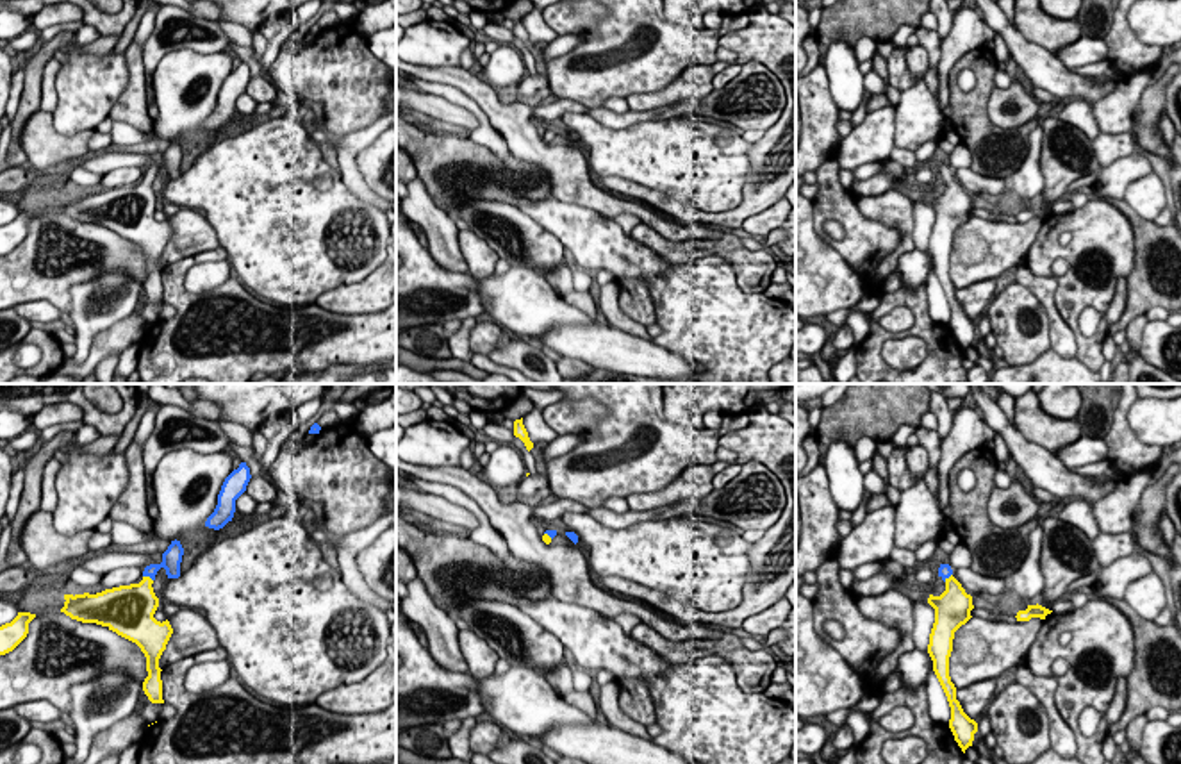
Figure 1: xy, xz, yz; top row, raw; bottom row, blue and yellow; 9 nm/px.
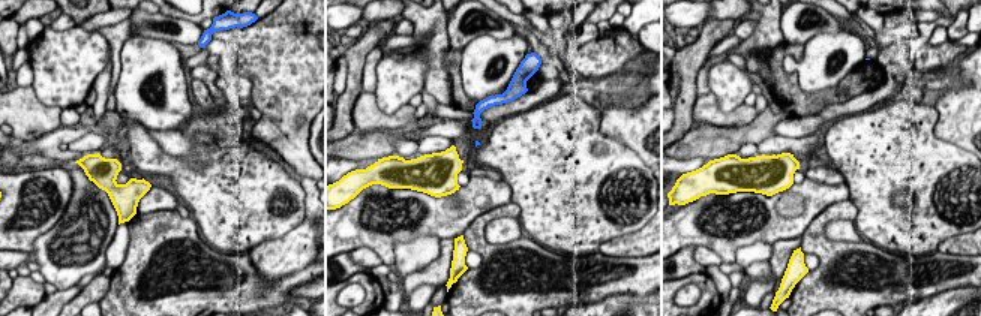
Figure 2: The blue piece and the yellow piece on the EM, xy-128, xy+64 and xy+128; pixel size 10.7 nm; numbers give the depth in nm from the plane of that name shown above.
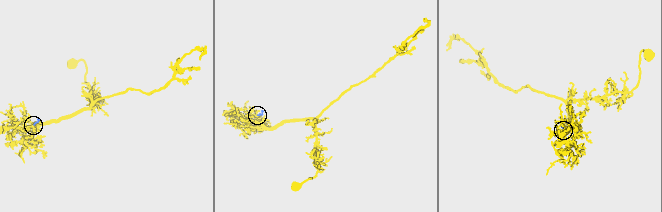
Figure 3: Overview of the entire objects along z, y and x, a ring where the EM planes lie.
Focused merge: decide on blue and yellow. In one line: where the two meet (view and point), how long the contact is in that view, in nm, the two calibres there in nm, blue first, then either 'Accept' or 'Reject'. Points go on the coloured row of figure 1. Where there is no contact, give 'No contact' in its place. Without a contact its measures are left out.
Touches blue at xy (148, 575). Shared border 110 nm. Thickness 160 nm (blue) against 320 nm. Accept

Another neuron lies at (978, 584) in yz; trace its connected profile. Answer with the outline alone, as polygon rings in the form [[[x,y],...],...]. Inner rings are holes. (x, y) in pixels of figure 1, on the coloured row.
[[[958,568],[954,569],[954,575],[956,575],[956,580],[962,584],[962,587],[972,594],[1004,596],[1006,591],[1010,589],[1008,578],[985,577],[985,575],[972,571],[970,568]]]

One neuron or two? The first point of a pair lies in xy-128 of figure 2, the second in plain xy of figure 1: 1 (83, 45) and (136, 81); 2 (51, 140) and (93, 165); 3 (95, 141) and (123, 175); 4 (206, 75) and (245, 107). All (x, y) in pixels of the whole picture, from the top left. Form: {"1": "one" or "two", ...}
{"1": "two", "2": "one", "3": "one", "4": "two"}

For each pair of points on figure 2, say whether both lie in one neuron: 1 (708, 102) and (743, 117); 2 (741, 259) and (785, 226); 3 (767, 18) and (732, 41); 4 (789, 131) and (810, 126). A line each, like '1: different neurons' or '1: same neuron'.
1: same neuron
2: different neurons
3: different neurons
4: same neuron

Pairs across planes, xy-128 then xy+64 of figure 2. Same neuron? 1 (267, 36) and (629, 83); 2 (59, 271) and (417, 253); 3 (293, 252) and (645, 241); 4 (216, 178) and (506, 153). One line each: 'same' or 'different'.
1: same
2: same
3: same
4: same

